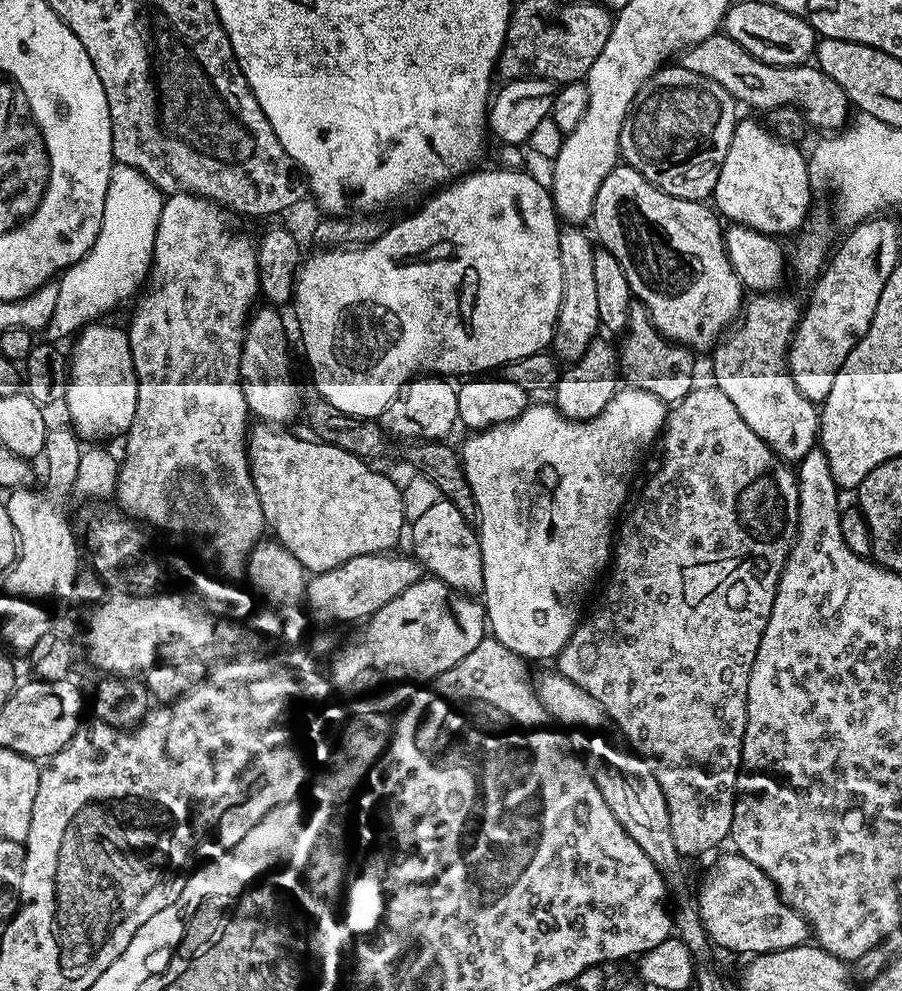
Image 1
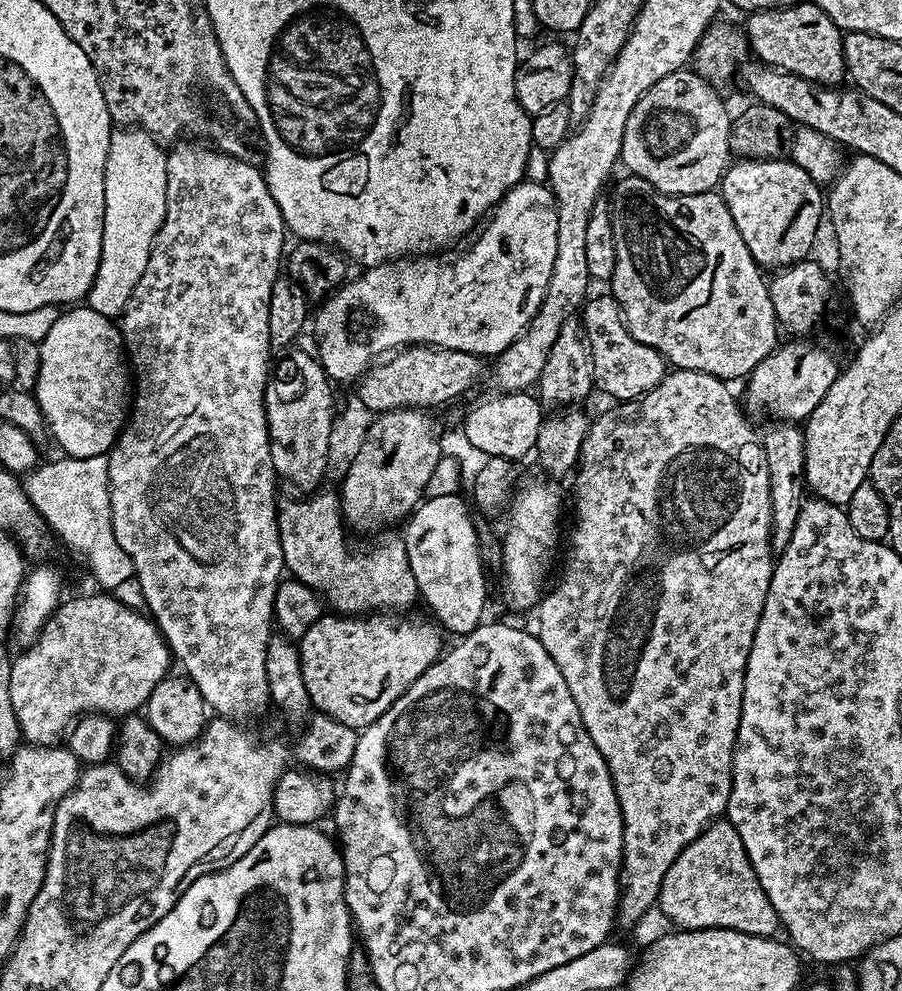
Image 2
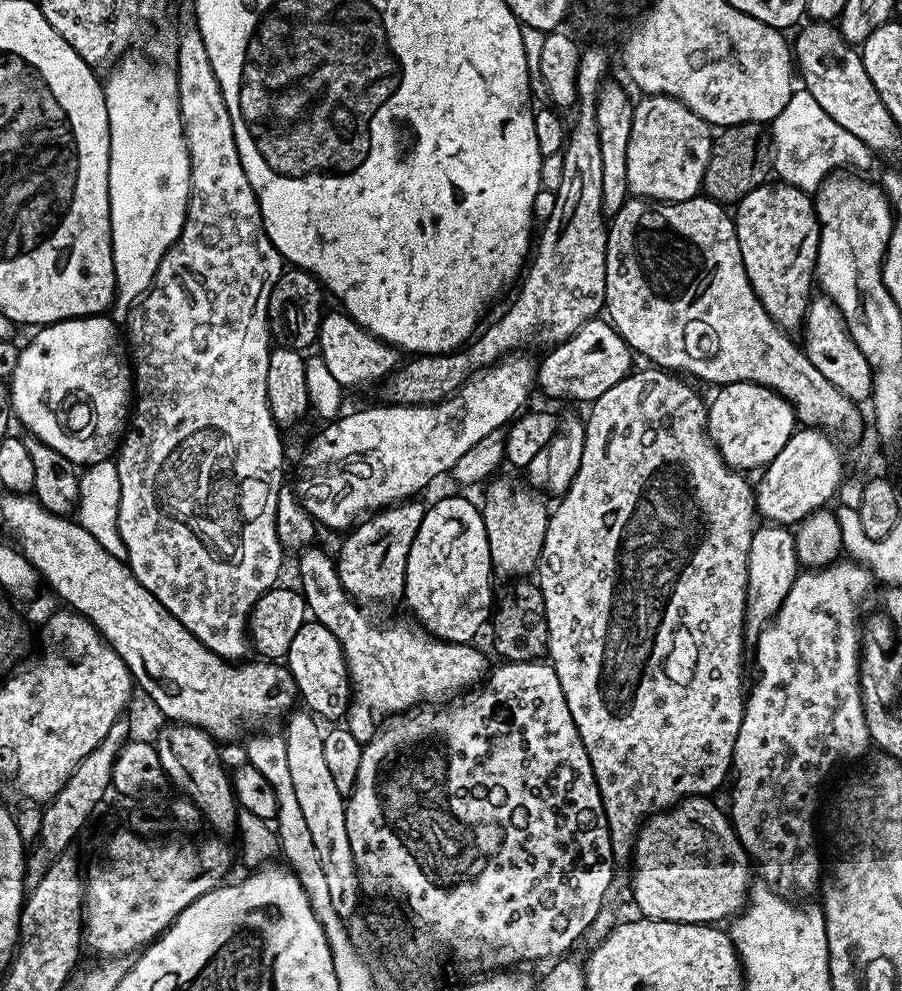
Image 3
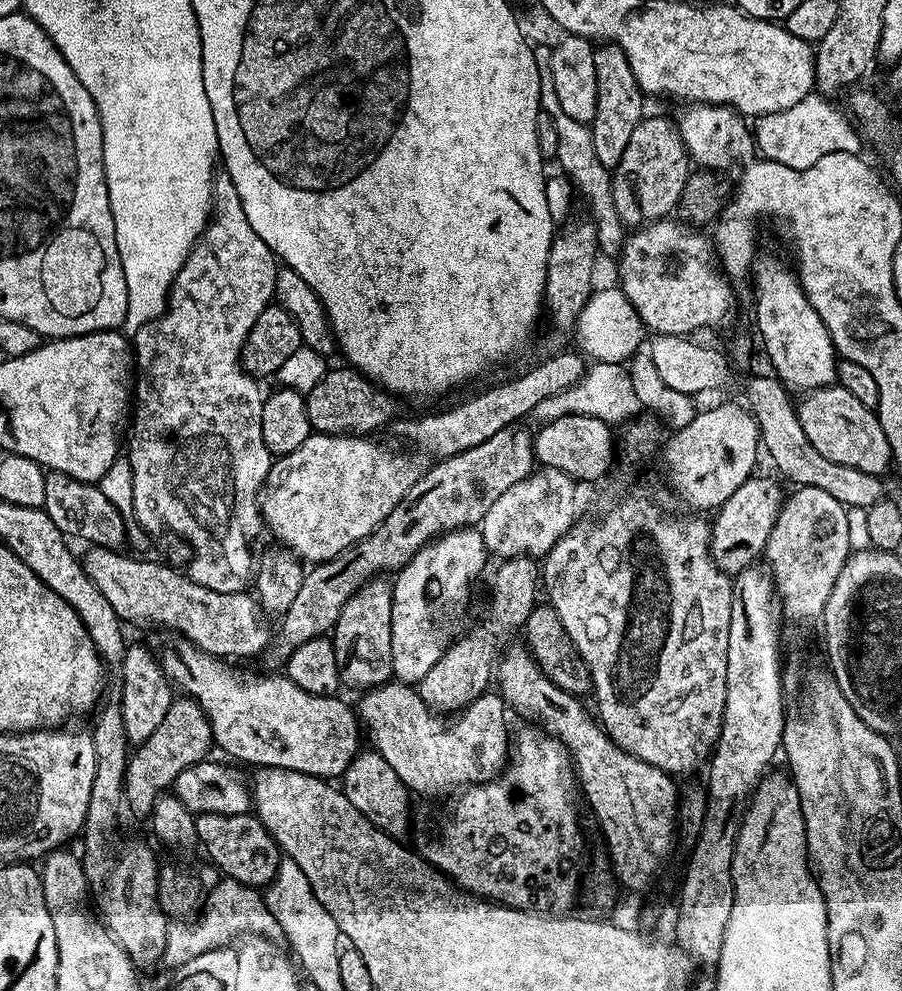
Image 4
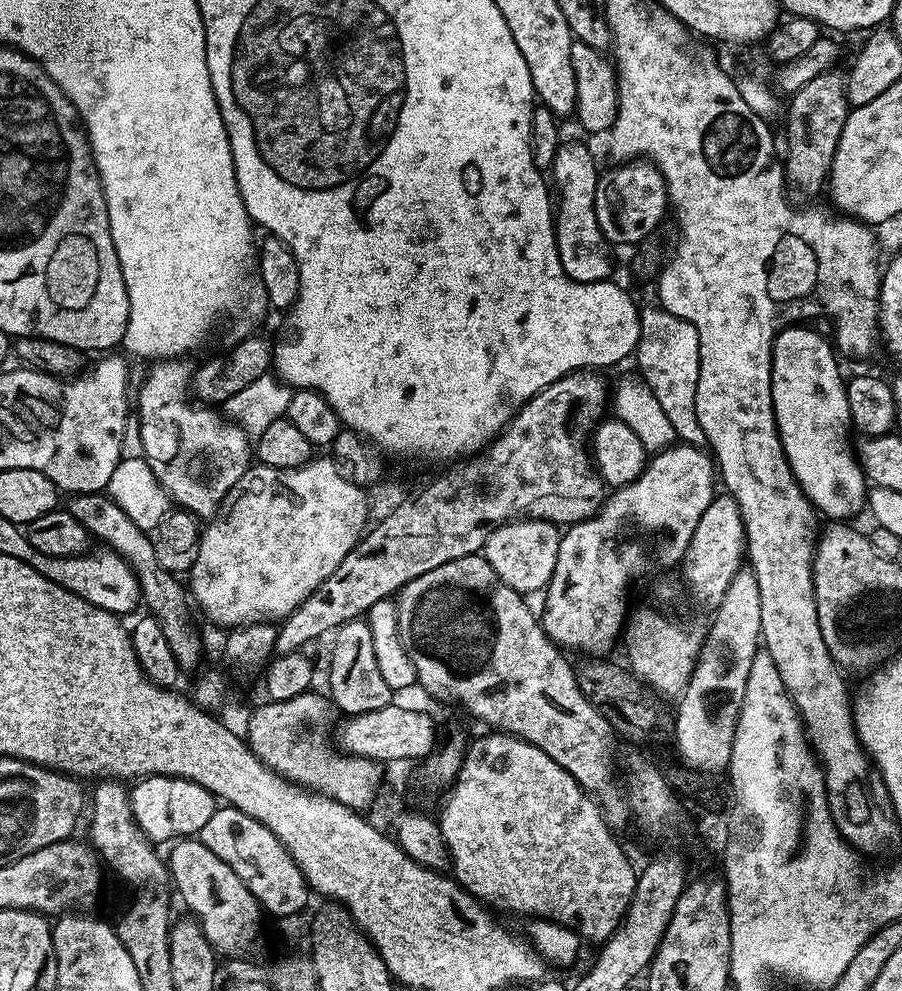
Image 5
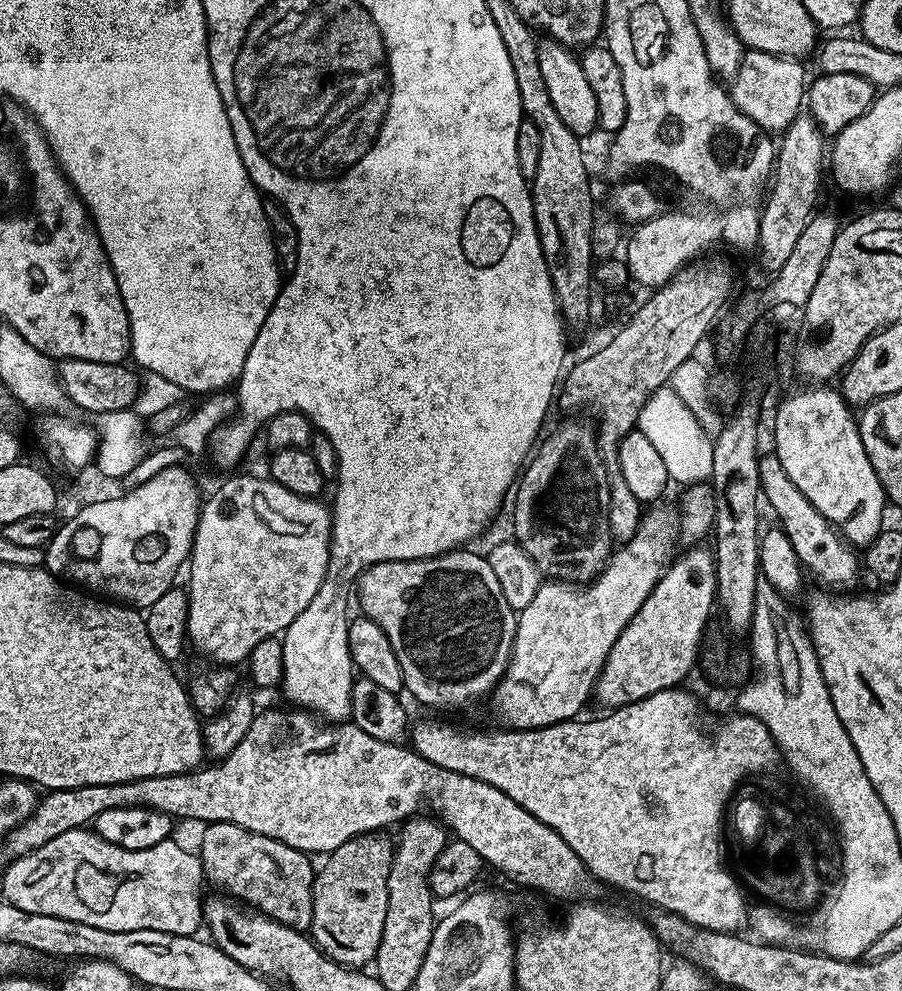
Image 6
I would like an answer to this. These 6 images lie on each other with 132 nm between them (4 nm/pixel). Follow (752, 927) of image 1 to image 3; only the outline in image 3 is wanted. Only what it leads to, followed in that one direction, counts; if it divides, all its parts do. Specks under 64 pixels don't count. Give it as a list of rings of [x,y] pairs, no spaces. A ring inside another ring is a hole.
[[[690,796],[671,810],[648,817],[640,827],[631,858],[631,863],[636,864],[632,872],[632,896],[640,911],[637,913],[643,919],[716,926],[724,922],[720,920],[731,921],[743,912],[748,903],[748,893],[754,884],[753,865],[744,843],[732,827],[729,813],[725,809],[723,812],[714,801],[707,796]]]

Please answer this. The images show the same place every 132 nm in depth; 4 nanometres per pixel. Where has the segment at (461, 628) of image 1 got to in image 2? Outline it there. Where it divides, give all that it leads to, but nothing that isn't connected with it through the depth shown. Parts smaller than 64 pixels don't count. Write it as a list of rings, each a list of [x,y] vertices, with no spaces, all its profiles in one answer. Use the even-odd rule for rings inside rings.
[[[321,614],[298,640],[311,707],[351,728],[369,728],[445,651],[441,625],[428,620],[415,620],[412,614],[403,618],[392,614],[363,618],[356,614]]]

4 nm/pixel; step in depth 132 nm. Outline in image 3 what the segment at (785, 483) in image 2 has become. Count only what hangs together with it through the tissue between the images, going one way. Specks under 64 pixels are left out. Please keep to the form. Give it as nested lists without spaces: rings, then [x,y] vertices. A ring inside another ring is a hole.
[[[764,522],[753,531],[748,555],[748,605],[744,611],[744,627],[749,637],[759,636],[776,617],[801,568],[801,562],[796,557],[796,538],[791,527]]]

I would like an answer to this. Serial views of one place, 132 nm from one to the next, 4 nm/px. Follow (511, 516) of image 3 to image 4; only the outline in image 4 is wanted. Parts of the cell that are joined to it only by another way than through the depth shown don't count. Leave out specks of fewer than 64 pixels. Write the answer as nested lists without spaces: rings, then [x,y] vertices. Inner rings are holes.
[[[513,556],[505,559],[492,580],[492,597],[488,600],[488,613],[465,634],[444,651],[442,658],[426,673],[418,685],[420,697],[426,706],[437,714],[459,714],[467,704],[473,704],[484,692],[489,691],[494,680],[494,667],[505,648],[512,642],[512,635],[524,627],[526,618],[536,609],[542,592],[542,568],[533,557]]]

